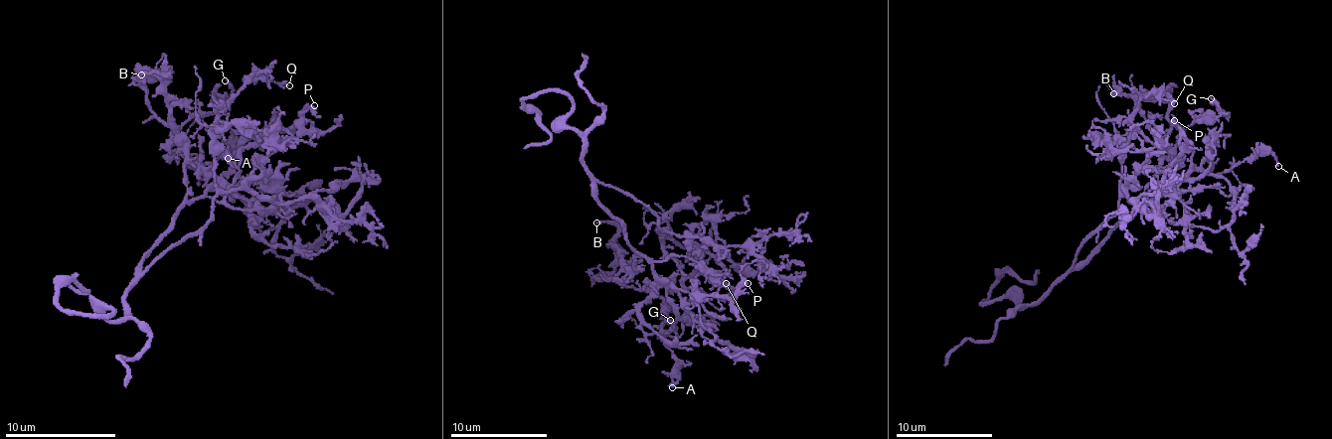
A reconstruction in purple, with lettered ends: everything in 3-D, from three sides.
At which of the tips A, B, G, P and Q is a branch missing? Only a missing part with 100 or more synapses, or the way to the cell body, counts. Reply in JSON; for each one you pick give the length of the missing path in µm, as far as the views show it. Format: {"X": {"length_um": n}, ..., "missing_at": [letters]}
{"missing_at": []}

